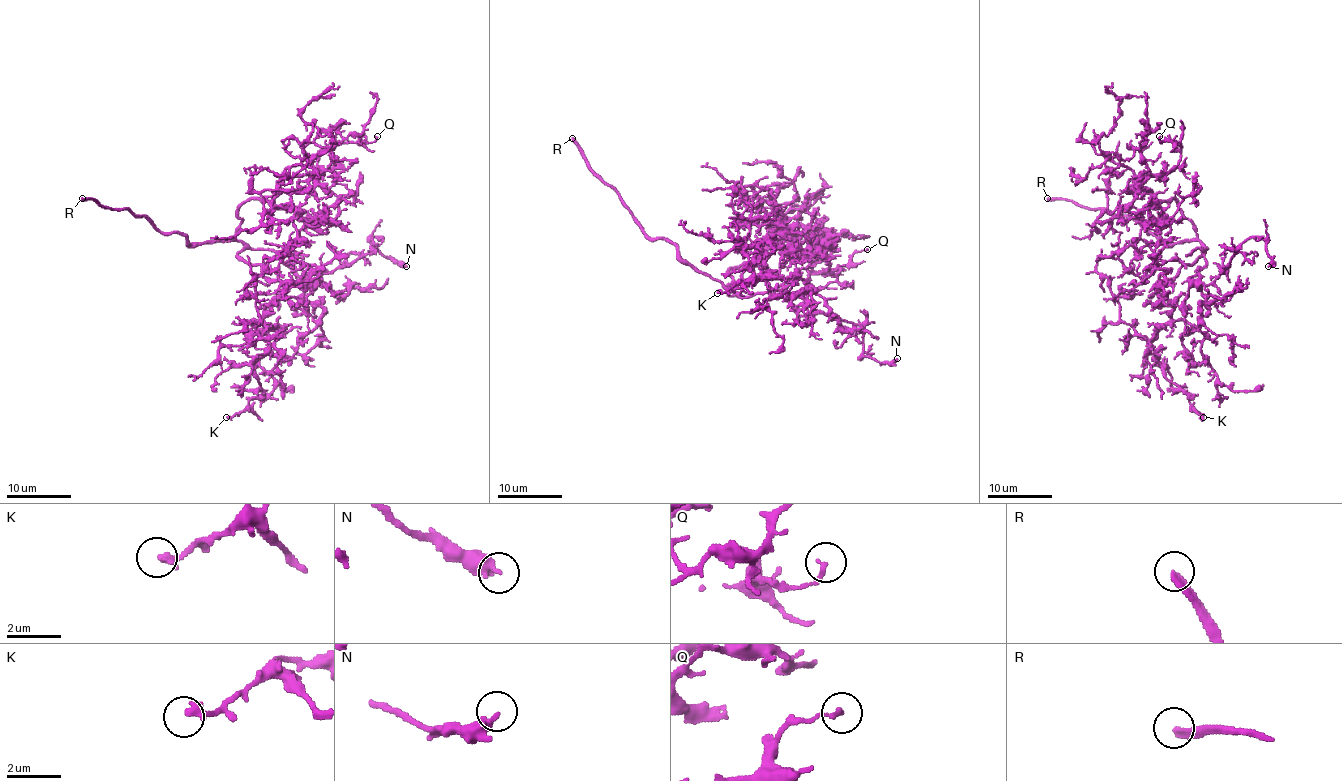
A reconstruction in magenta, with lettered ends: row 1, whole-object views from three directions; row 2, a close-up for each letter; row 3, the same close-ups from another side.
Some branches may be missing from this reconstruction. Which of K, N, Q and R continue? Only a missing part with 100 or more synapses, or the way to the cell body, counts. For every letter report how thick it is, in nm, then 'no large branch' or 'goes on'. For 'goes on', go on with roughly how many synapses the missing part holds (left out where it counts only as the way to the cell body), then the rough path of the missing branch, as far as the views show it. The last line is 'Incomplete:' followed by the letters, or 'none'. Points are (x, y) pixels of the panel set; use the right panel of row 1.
K: 280 nm | no large branch
N: 320 nm | no large branch
Q: 180 nm | no large branch
R: 280 nm | goes on
Incomplete: R

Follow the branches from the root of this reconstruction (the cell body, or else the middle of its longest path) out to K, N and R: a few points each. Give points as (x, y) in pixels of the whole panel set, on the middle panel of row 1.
K: (728, 288), (731, 295), (773, 249), (756, 262), (752, 245), (760, 241), (747, 246), (752, 277), (717, 293)
N: (728, 288), (777, 296), (801, 280), (807, 296), (799, 314), (854, 322), (863, 356), (897, 358)
R: (728, 288), (694, 271), (671, 243), (650, 238), (623, 199), (590, 167), (572, 138)

